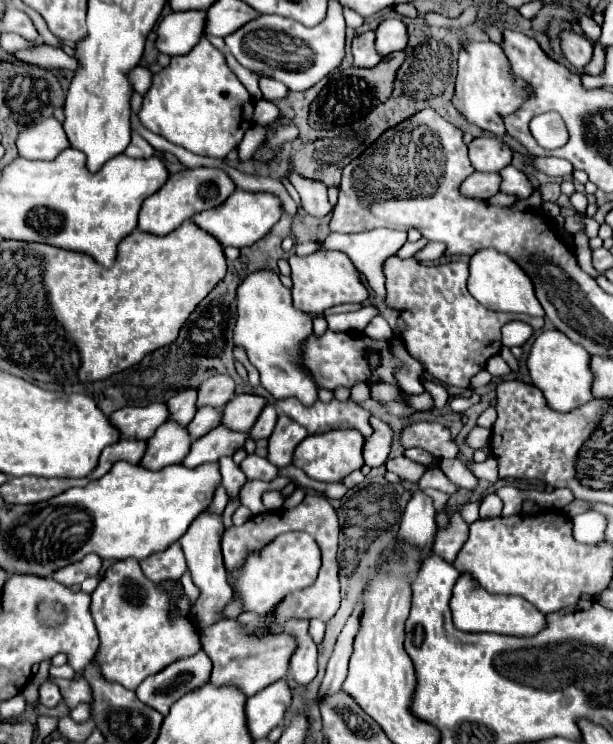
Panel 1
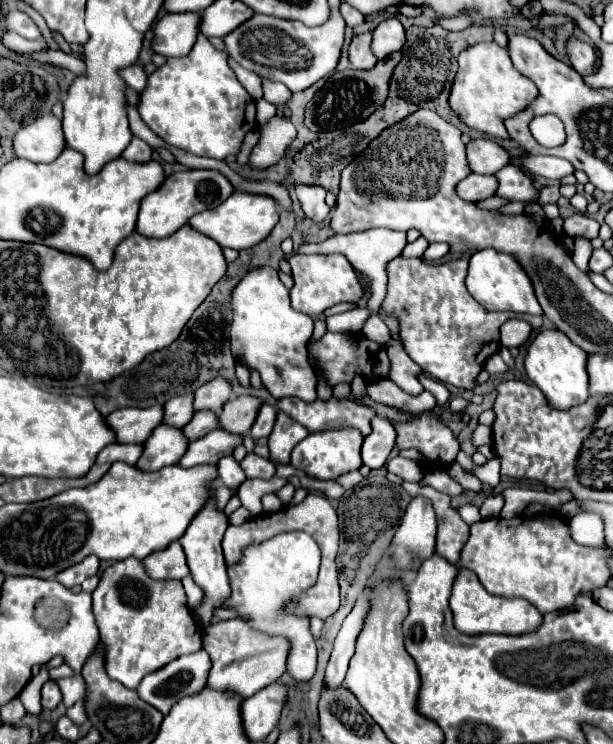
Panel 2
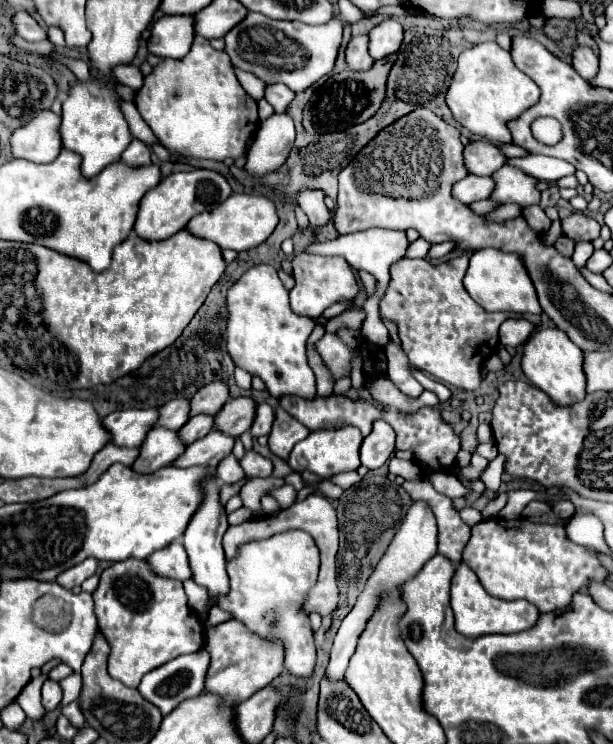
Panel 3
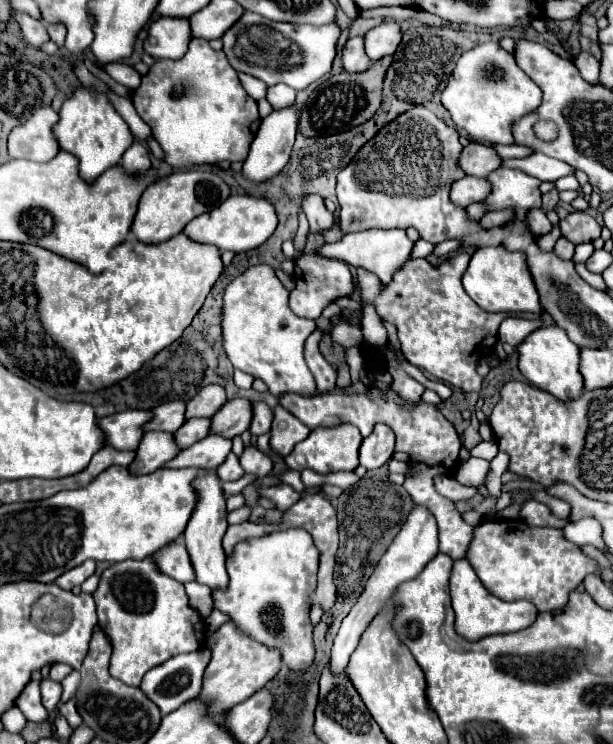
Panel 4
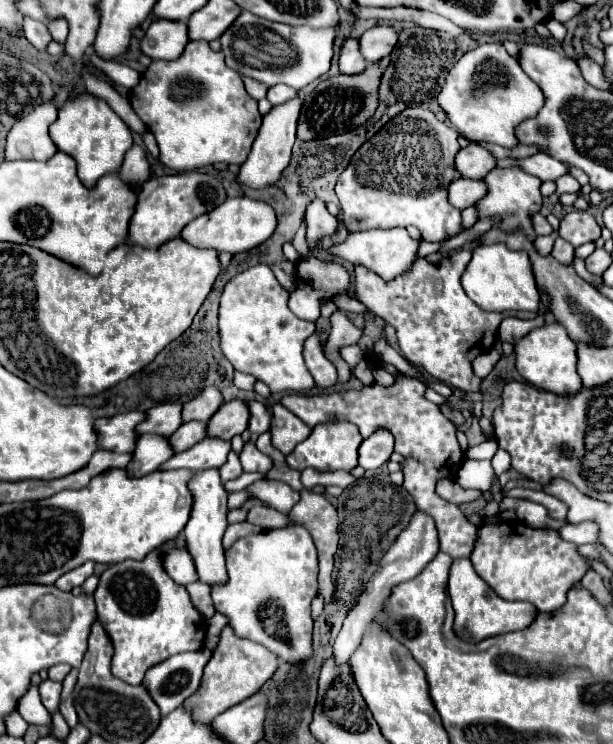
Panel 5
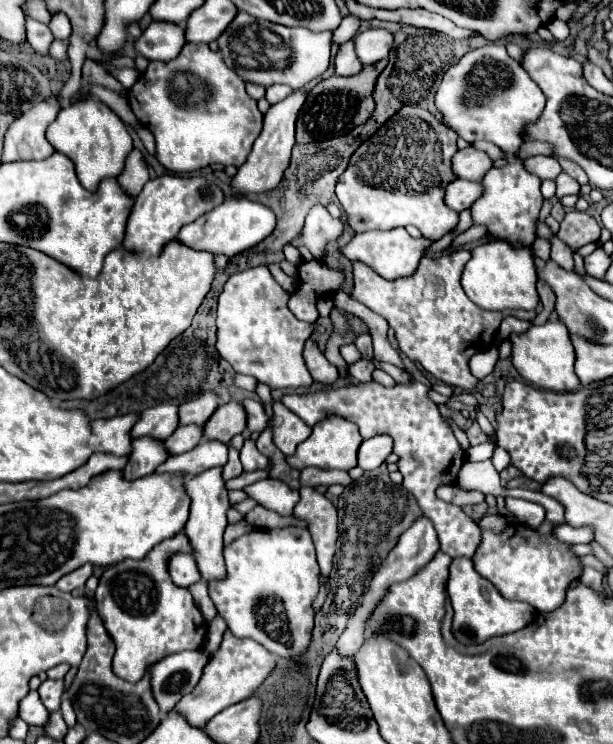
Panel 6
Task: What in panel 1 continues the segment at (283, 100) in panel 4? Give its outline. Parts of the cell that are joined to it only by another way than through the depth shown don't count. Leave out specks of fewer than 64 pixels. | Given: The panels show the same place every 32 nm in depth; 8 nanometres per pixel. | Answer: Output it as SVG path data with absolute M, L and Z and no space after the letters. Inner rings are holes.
M264 76L260 78L260 90L266 100L278 100L288 94L288 88L284 84L280 84L278 80L272 80L272 78L264 78Z

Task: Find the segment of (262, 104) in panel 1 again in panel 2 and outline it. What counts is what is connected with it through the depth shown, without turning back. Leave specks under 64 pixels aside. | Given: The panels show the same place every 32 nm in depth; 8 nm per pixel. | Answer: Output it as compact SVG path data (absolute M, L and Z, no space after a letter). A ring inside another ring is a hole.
M264 98L256 102L256 122L263 125L277 114L276 107Z

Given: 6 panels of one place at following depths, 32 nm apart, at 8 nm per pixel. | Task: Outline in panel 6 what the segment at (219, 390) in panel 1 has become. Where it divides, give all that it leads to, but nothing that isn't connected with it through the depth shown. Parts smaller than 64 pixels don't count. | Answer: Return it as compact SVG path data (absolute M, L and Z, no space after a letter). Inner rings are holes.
M204 392L196 400L190 400L180 406L180 426L186 424L204 424L214 410L218 408L218 396L216 392Z

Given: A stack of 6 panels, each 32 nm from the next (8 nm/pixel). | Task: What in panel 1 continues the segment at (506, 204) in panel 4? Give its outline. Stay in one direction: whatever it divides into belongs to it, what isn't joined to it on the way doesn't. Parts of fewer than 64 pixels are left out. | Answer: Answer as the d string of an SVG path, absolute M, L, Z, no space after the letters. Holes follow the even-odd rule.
M508 166L508 168L500 170L500 176L502 176L502 192L514 194L514 196L518 196L520 200L528 198L528 196L532 194L532 190L534 190L532 184L528 182L528 178L526 178L518 168Z

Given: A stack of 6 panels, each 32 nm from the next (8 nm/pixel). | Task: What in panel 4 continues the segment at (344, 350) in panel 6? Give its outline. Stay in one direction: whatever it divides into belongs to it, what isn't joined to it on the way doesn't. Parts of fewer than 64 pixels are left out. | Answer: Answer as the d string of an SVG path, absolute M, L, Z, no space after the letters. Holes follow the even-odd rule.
M359 346L346 348L346 362L349 367L351 381L356 383L360 381L359 370L365 360L363 351Z

